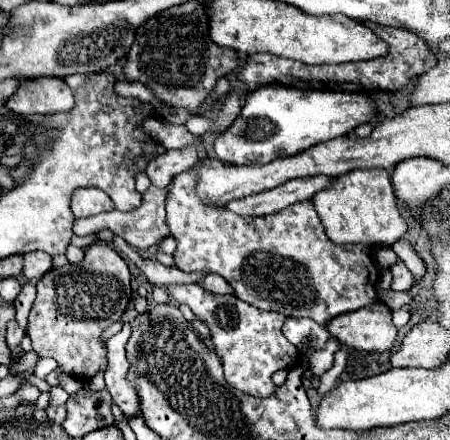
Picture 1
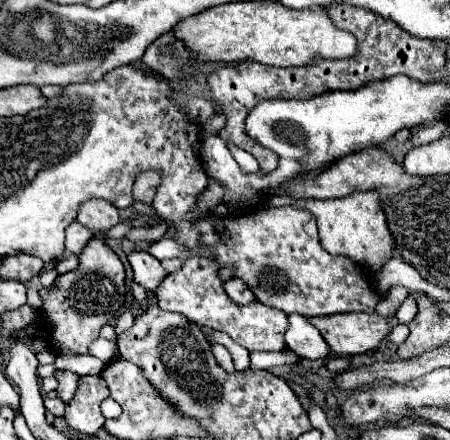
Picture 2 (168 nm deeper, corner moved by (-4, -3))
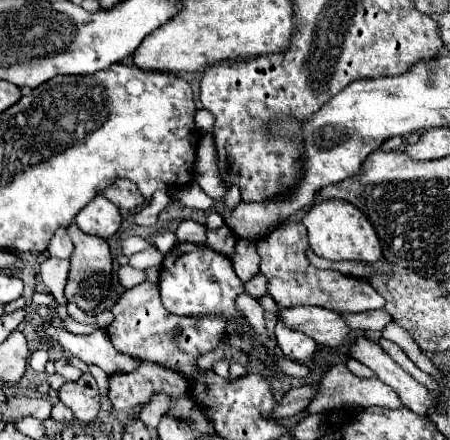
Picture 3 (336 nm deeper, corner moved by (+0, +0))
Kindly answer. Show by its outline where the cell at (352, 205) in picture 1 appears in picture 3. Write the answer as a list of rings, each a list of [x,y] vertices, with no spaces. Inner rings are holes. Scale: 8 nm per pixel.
[[[341,199],[319,201],[303,217],[303,225],[307,227],[309,247],[319,257],[325,257],[331,261],[361,261],[361,263],[377,263],[383,257],[381,243],[377,239],[377,233],[369,225],[367,217],[347,201],[341,201]]]

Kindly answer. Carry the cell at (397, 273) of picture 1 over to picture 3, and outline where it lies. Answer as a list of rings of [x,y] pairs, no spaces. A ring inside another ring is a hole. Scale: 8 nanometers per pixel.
[[[385,309],[365,311],[365,313],[341,313],[341,317],[355,331],[357,329],[373,329],[373,331],[379,331],[379,329],[383,329],[391,321],[391,315]]]

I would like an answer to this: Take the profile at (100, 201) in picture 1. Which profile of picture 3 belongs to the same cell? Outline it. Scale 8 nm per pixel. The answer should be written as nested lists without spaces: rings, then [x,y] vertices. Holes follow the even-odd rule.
[[[97,195],[77,213],[75,223],[87,235],[109,239],[121,227],[121,213],[119,207],[113,205],[109,199]]]

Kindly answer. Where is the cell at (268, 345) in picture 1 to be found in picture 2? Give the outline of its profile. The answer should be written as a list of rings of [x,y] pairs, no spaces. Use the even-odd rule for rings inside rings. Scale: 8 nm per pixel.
[[[201,256],[187,258],[179,272],[167,274],[165,280],[157,286],[155,294],[157,294],[159,306],[169,312],[179,312],[201,326],[229,334],[237,344],[241,344],[249,352],[253,352],[253,350],[283,352],[285,350],[283,336],[287,330],[287,314],[277,308],[269,308],[257,300],[251,304],[245,304],[245,306],[235,304],[225,294],[225,290],[221,286],[223,282],[217,278],[217,270],[219,270],[219,266],[215,262],[211,262],[209,258],[201,258]]]

